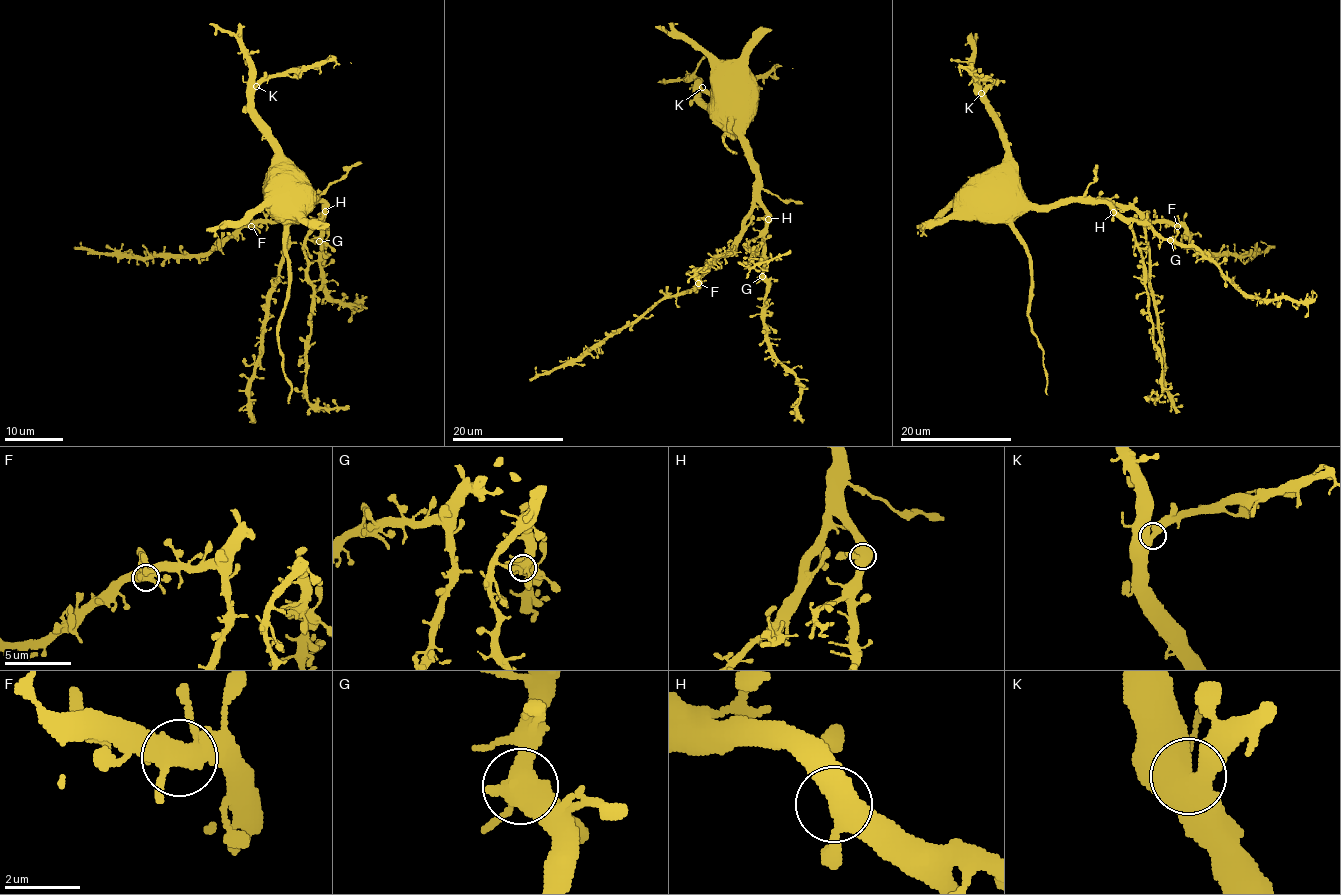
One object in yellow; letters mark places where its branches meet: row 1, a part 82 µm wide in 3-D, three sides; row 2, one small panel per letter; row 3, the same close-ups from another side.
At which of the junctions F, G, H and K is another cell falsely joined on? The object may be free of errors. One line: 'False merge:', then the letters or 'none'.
False merge: none

